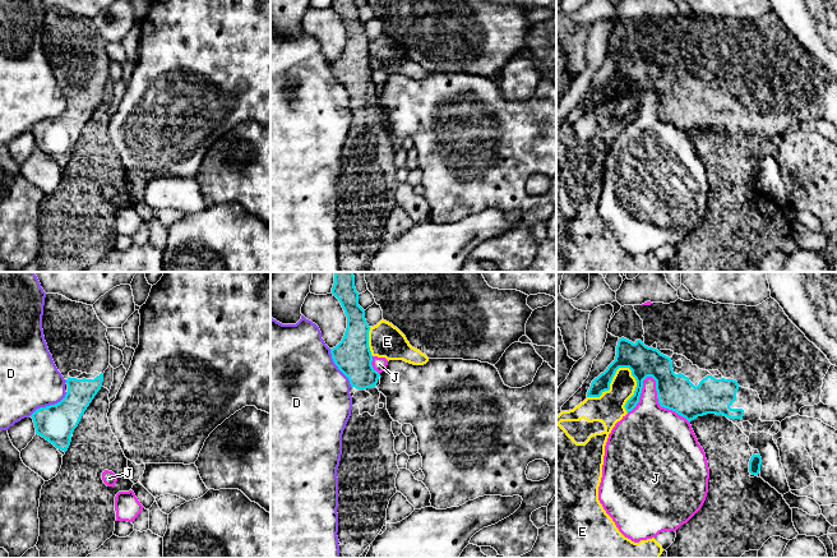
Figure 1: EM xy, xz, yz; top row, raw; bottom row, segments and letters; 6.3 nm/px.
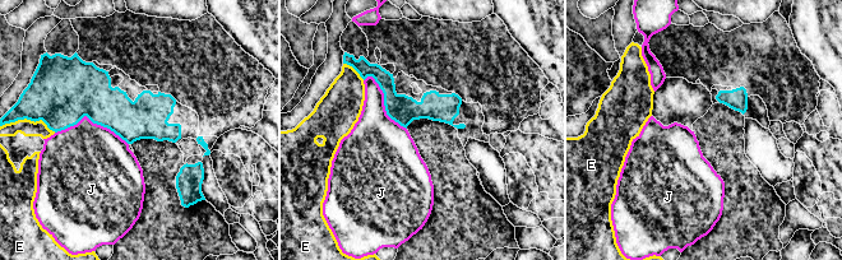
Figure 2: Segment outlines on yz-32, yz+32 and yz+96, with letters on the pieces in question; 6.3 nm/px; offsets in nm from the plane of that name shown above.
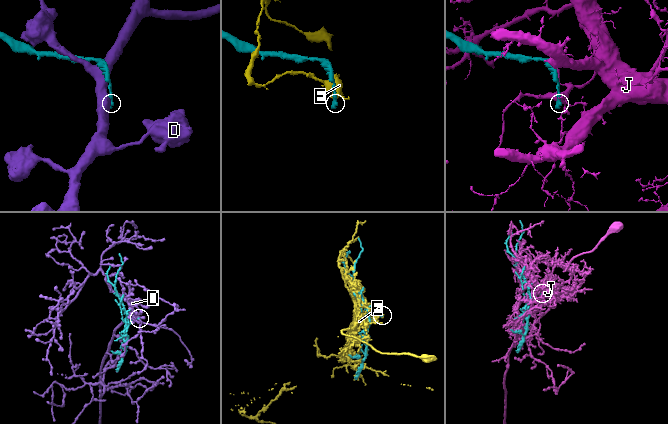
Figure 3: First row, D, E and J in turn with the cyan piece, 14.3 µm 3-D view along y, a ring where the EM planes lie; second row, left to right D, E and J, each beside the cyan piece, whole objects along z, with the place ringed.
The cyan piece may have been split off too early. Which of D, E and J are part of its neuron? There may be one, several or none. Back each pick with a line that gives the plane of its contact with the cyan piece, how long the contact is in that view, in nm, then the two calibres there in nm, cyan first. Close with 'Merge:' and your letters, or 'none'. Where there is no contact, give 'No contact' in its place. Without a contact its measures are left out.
Merge: none

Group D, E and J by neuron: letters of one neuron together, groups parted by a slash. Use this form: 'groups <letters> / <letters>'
groups D / E / J

